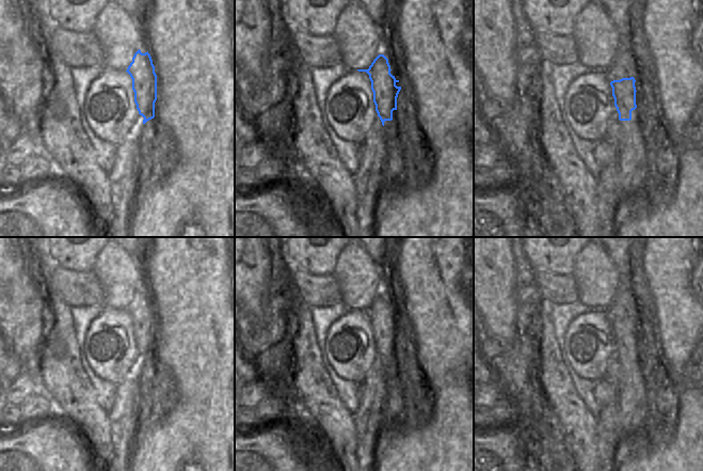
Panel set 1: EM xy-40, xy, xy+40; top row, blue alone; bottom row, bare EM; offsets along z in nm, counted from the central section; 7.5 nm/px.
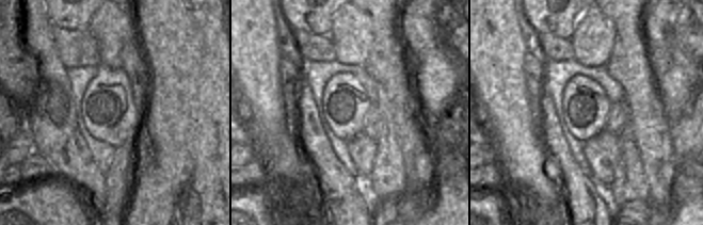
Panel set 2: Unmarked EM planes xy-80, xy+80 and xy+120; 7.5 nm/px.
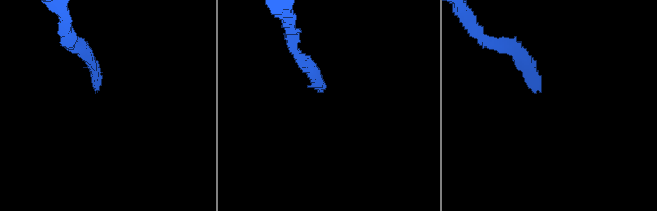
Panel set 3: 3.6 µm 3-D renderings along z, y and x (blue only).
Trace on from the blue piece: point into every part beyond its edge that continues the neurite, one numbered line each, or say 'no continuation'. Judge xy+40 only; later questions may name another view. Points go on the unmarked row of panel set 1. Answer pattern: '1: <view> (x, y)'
1: xy+40 (634, 421)

